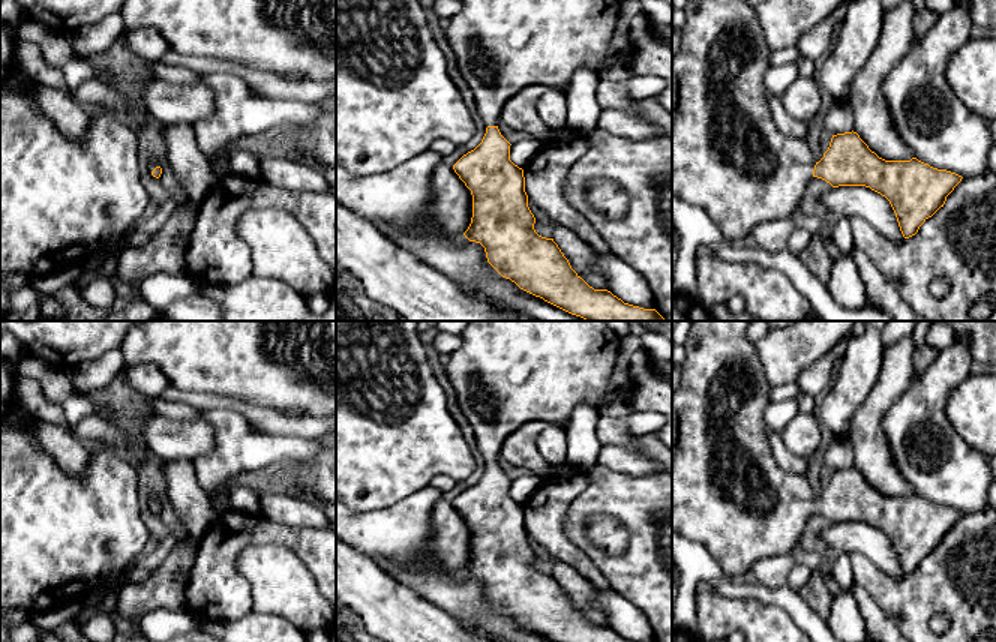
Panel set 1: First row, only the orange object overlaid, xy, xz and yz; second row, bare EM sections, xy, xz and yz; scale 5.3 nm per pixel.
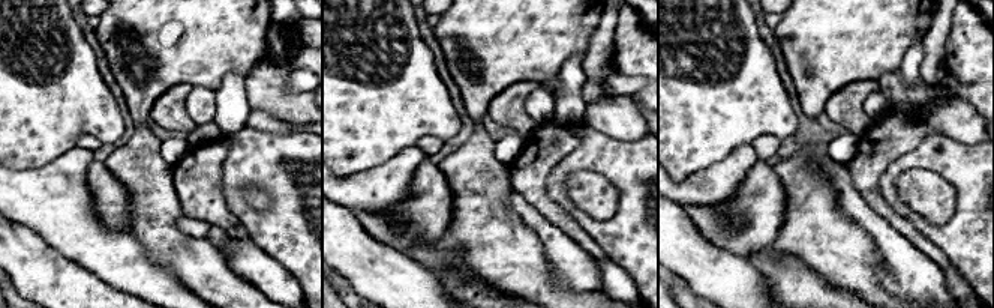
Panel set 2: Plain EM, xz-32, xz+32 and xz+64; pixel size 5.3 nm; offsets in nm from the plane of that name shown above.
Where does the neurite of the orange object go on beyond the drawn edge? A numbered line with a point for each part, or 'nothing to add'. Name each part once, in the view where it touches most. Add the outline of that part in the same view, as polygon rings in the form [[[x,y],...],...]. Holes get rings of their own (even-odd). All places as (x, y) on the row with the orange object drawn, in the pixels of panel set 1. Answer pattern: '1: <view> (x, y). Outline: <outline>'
1: yz (729, 158). Outline: [[[687,0],[678,52],[672,57],[672,195],[702,208],[729,242],[752,234],[758,224],[792,216],[816,160],[806,142],[783,134],[770,111],[764,74],[772,50],[748,0]]]

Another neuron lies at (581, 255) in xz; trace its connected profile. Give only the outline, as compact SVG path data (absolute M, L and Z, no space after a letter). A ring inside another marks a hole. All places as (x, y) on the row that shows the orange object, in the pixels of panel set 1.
M528 198L528 207L536 218L536 222L550 225L554 228L554 242L558 244L572 268L594 290L608 290L606 278L598 272L596 250L584 242L574 231L550 220L537 206Z

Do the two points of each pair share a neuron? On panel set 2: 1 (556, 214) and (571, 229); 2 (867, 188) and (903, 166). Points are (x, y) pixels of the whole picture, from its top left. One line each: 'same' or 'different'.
1: same
2: different

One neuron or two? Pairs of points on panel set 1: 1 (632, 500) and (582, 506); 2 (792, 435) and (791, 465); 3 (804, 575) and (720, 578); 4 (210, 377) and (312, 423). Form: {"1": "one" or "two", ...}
{"1": "one", "2": "two", "3": "two", "4": "two"}

